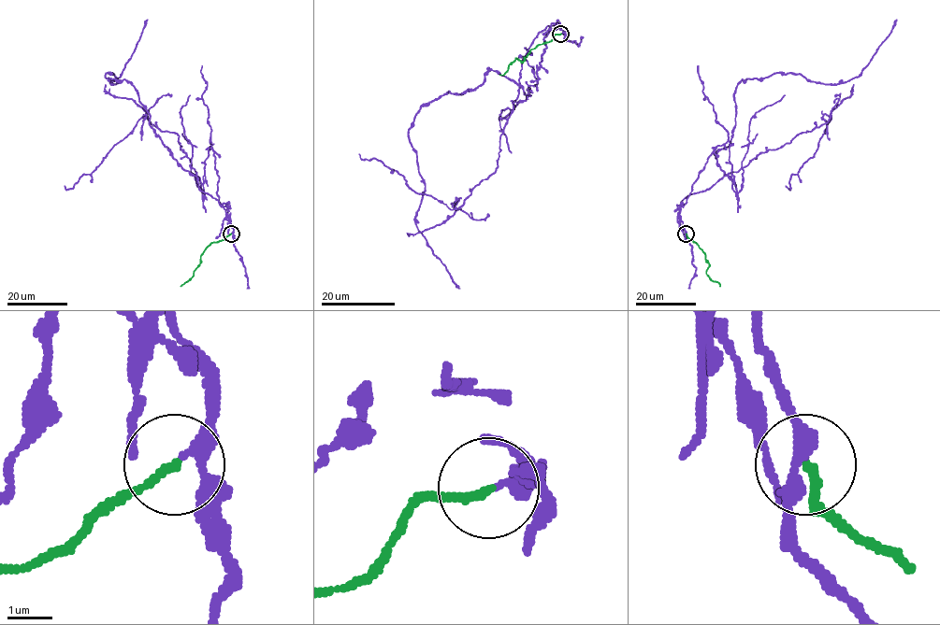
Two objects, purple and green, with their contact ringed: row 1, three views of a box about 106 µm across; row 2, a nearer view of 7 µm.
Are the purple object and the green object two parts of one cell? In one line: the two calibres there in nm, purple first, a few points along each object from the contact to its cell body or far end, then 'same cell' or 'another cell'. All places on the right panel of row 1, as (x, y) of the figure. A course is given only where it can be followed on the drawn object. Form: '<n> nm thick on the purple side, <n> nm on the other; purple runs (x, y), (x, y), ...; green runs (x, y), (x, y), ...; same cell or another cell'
240 nm thick on the purple side, 190 nm on the other; purple runs (686, 234), (681, 202), (728, 175), (715, 154), (732, 135), (737, 85), (777, 72), (845, 82), (896, 19); green runs (686, 234), (705, 255), (709, 263), (706, 275), (720, 286); another cell

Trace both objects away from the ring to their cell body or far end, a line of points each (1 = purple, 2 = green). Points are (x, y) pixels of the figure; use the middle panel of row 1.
1: (561, 34), (539, 33), (517, 84), (490, 69), (425, 104), (408, 130), (425, 185), (415, 225), (459, 288)
2: (561, 34), (539, 44), (524, 57), (523, 61), (515, 58), (507, 71), (499, 75)

